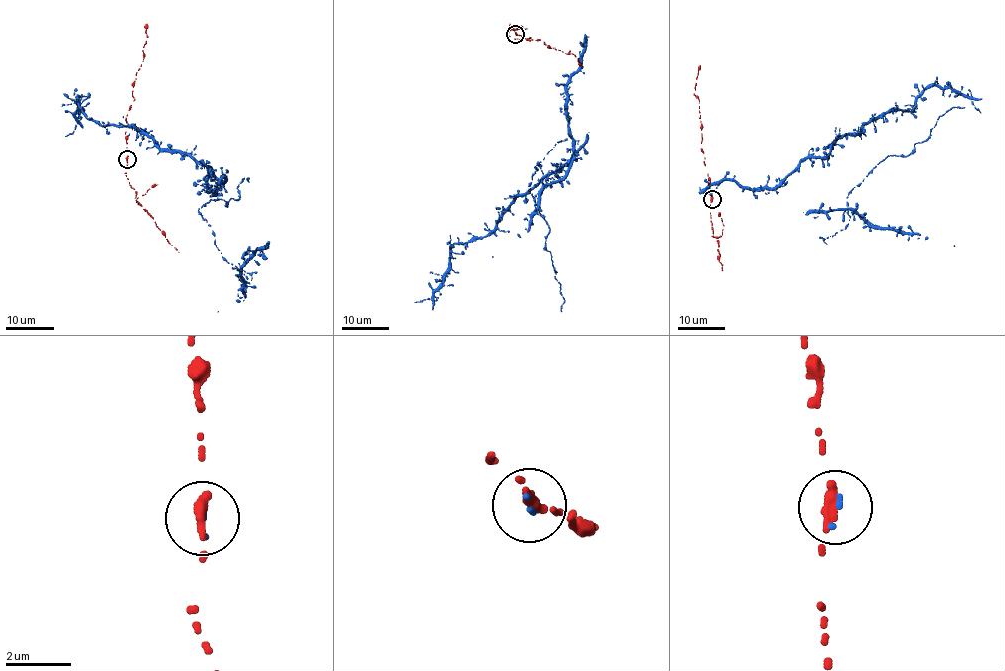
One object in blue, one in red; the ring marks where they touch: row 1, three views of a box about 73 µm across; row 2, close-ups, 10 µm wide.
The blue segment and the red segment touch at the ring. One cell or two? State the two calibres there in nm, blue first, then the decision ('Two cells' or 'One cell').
Thickness 130 nm (blue) against 400 nm. One cell

